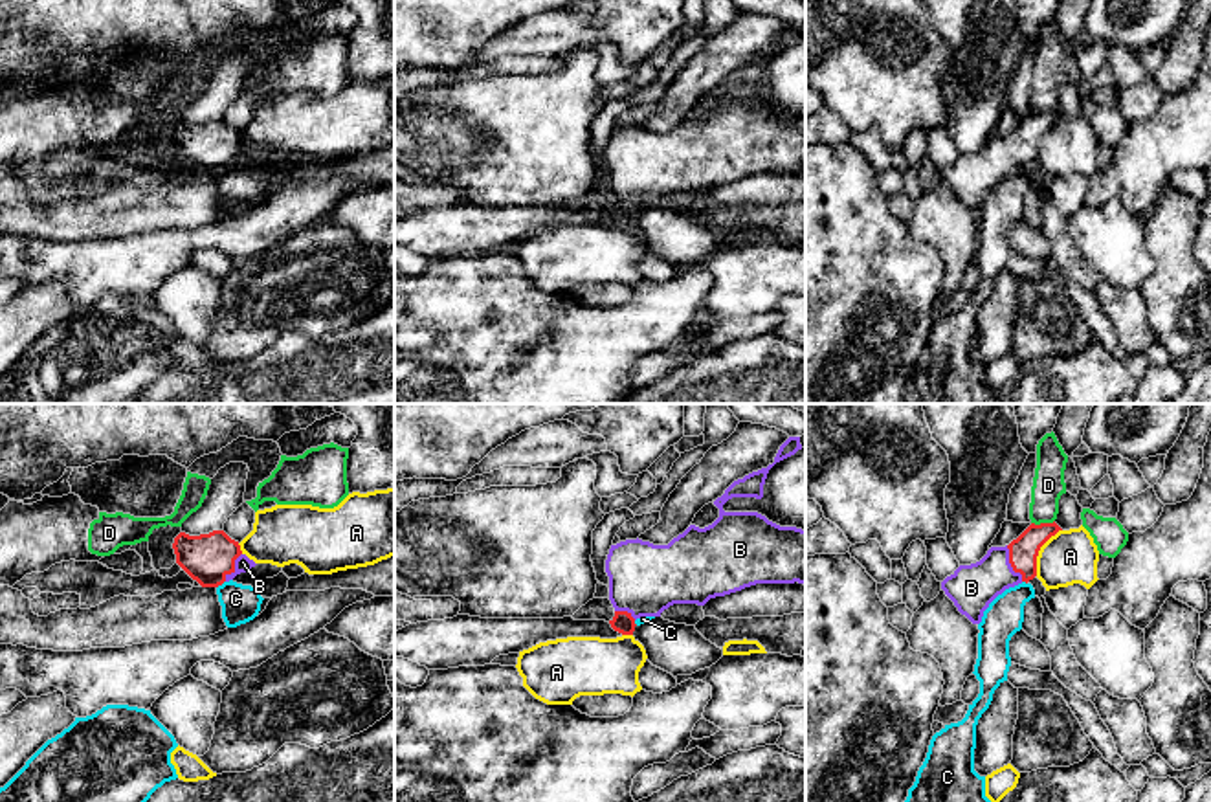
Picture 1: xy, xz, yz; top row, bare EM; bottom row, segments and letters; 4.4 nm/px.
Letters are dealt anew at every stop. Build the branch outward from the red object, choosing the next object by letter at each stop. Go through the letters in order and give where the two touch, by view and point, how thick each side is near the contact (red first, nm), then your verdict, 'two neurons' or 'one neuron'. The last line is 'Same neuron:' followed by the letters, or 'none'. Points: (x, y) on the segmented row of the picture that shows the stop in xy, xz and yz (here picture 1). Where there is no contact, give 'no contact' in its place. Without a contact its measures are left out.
A: contact yz (1039, 549); calibres 130 and 240 nm; two neurons
B: contact yz (1010, 562); calibres 130 and 200 nm; one neuron
C: contact xy (221, 584); calibres 220 and 160 nm; two neurons
D: contact yz (1043, 523); calibres 130 and 140 nm; two neurons
Same neuron: B

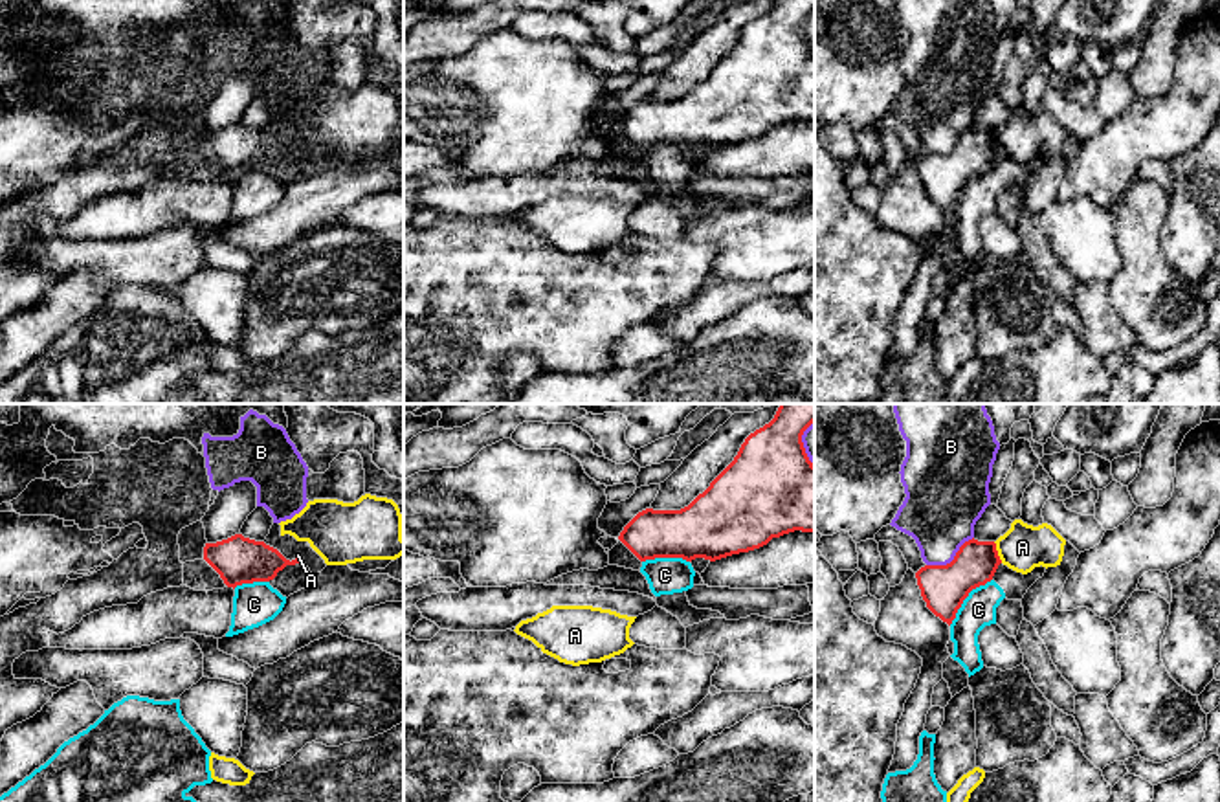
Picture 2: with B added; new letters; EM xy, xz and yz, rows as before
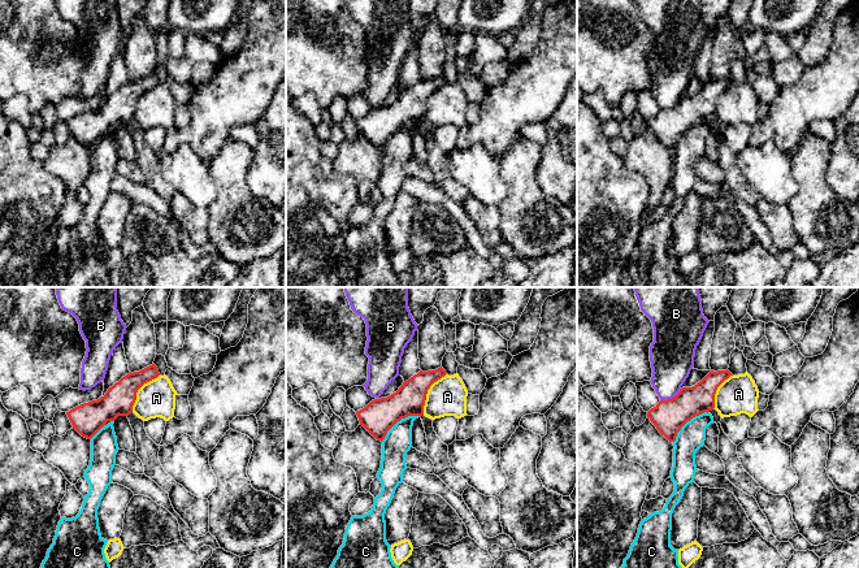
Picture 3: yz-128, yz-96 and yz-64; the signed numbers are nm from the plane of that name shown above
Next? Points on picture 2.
A: contact yz (997, 553); calibres 190 and 200 nm; two neurons
B: contact yz (953, 560); calibres 200 and 320 nm; two neurons
C: contact yz (965, 597); calibres 200 and 160 nm; two neurons
Same neuron: none

